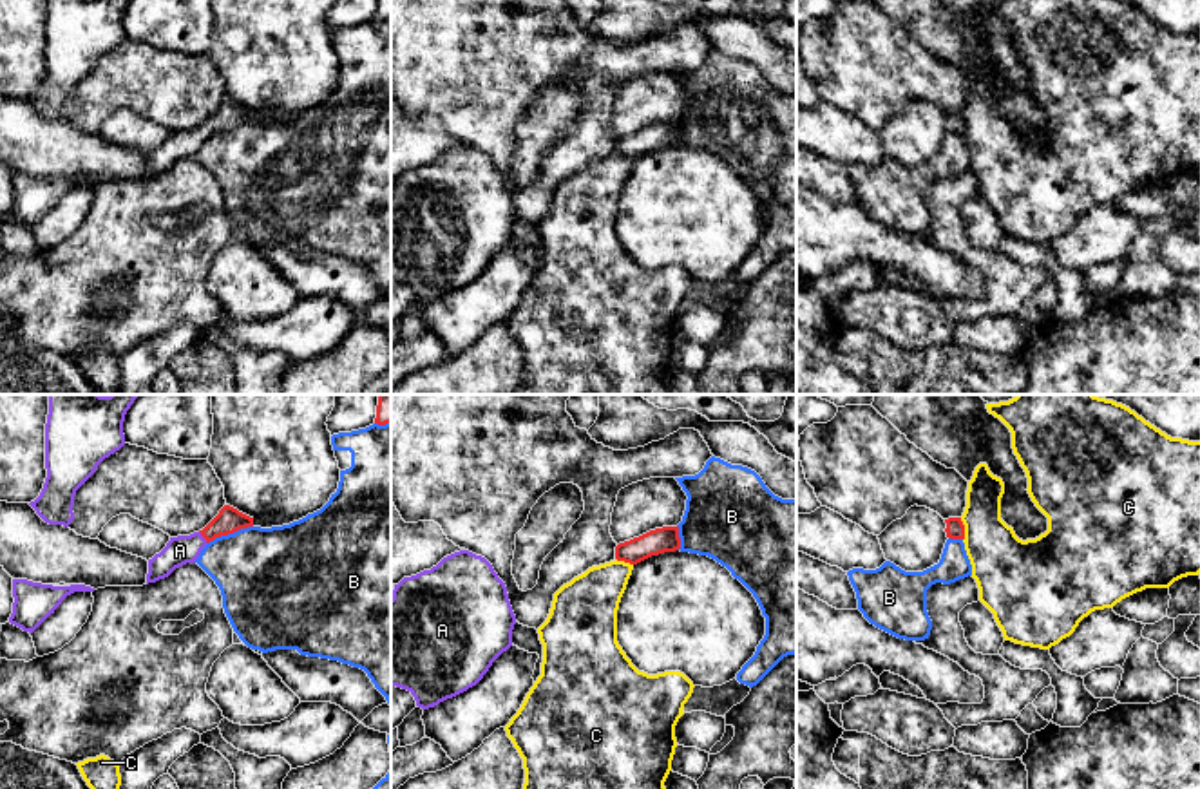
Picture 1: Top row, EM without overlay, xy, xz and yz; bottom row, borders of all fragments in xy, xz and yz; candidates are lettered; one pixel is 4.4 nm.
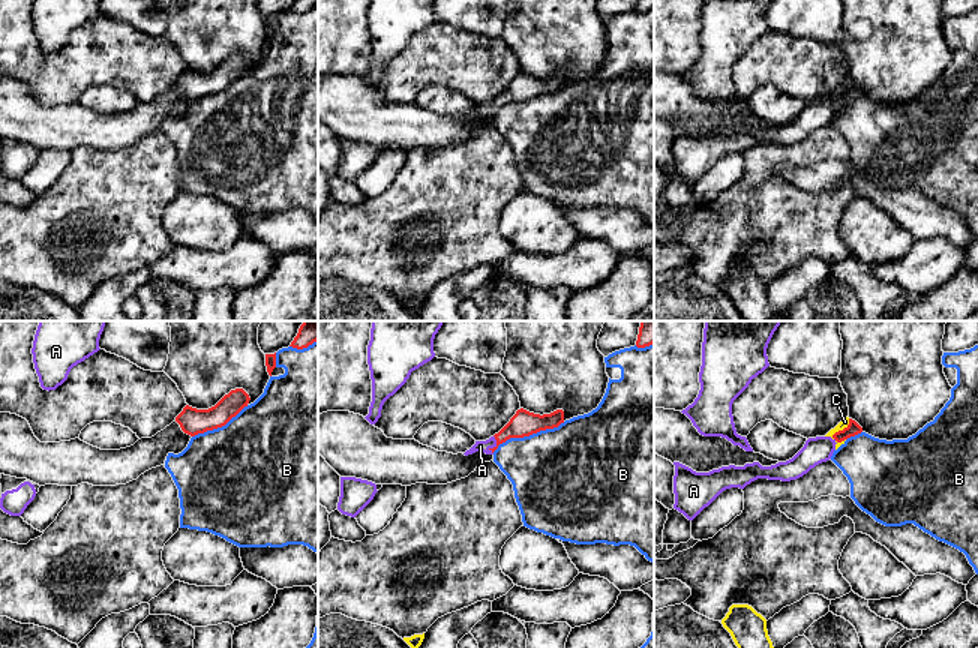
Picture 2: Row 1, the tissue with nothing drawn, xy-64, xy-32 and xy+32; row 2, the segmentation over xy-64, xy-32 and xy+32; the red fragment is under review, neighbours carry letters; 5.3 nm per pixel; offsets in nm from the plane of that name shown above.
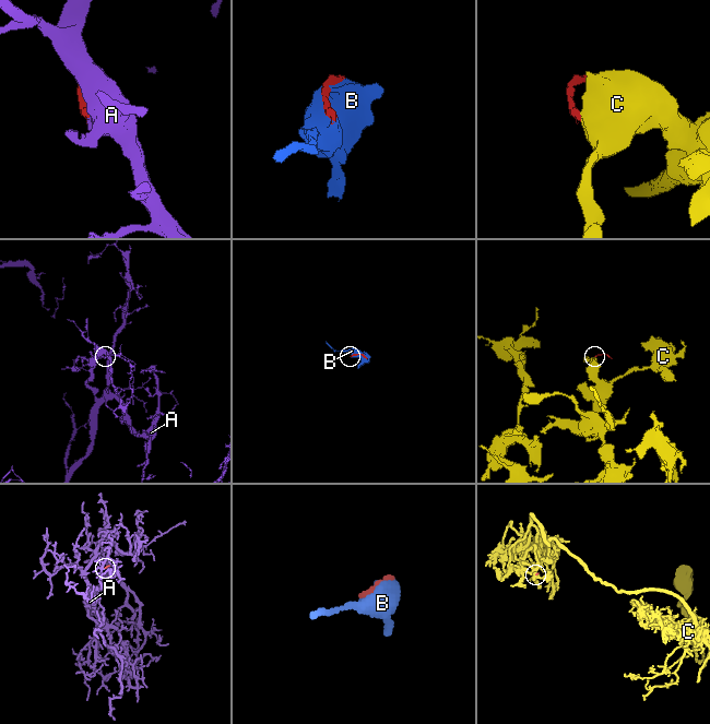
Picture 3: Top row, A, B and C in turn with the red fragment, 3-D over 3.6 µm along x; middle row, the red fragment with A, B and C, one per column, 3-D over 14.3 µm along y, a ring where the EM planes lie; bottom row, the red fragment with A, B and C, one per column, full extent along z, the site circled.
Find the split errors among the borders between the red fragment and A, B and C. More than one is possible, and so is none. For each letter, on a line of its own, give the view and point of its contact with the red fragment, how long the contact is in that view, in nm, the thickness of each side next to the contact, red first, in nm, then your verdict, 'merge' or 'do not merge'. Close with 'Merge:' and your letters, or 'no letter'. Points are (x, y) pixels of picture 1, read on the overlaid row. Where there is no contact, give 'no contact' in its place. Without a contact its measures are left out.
A: meets red in xy at (201, 534); contact 70 nm long; 120 nm thick on the red side, 130 nm on the other; merge
B: meets red in xy at (228, 532); contact 220 nm long; 120 nm thick on the red side, 420 nm on the other; do not merge
C: meets red in yz at (963, 529); contact 110 nm long; 80 nm thick on the red side, 280 nm on the other; do not merge
Merge: A

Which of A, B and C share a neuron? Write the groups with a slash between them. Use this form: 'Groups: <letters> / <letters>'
Groups: A / B / C

